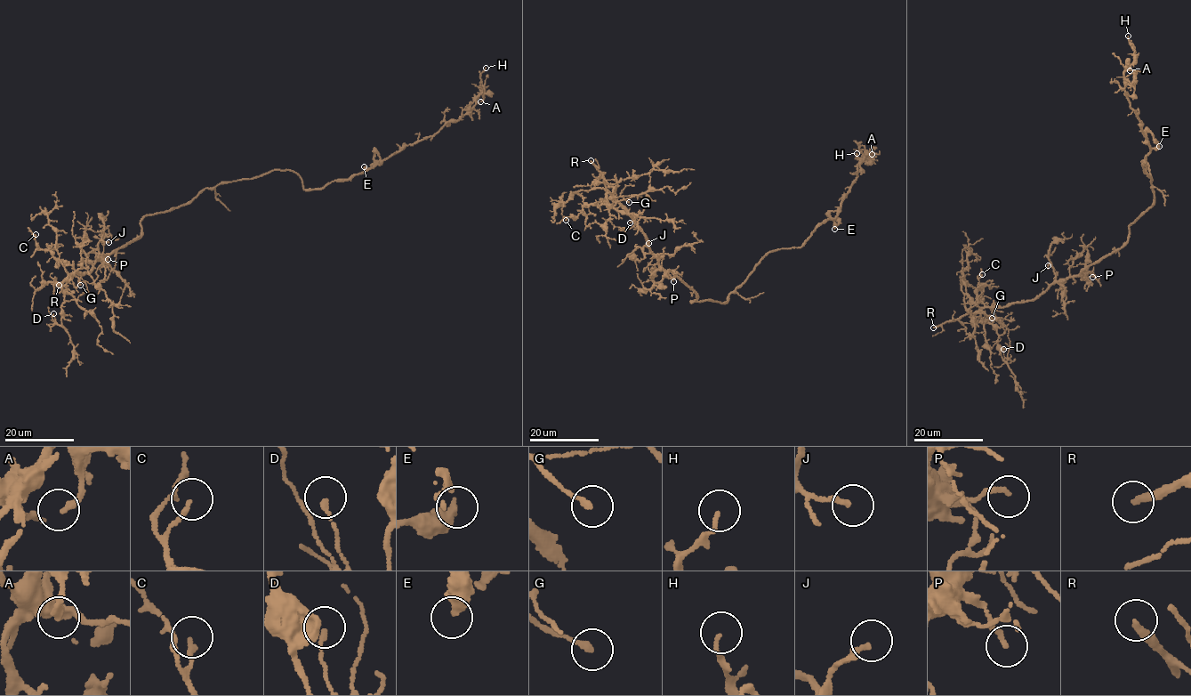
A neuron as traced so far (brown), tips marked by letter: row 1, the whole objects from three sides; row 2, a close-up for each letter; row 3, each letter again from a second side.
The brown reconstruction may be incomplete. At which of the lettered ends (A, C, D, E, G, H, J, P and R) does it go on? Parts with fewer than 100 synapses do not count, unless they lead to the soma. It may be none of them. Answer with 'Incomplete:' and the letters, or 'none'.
Incomplete: R

